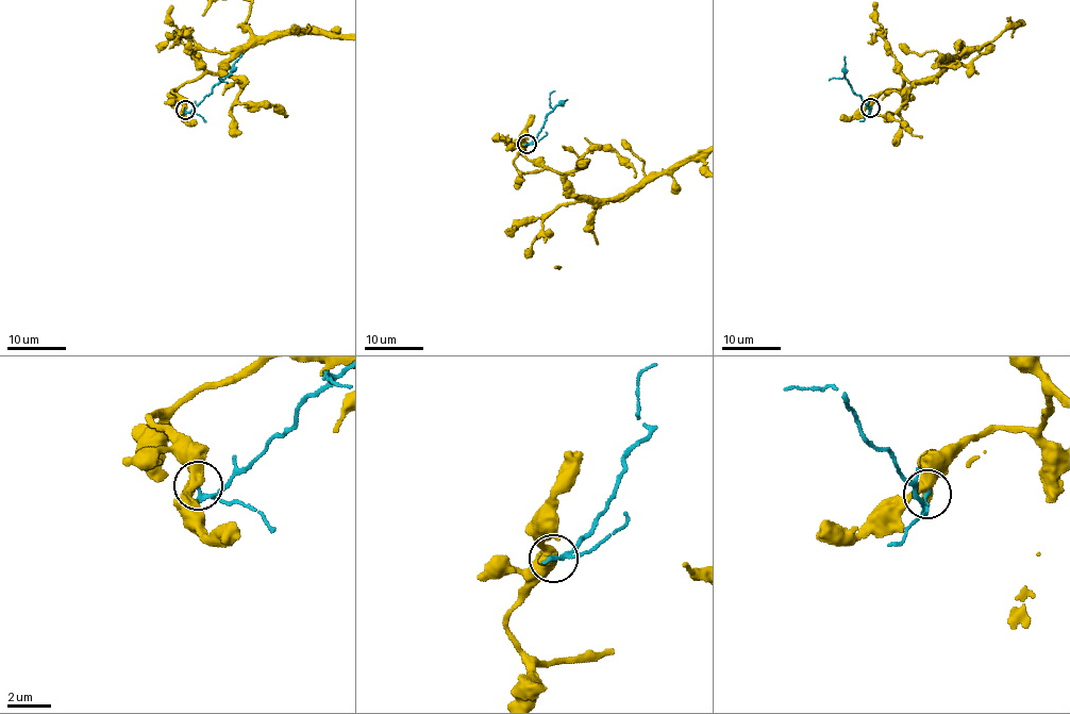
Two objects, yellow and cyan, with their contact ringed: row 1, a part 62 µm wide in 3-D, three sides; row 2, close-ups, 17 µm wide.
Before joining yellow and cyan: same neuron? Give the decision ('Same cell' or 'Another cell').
Another cell

